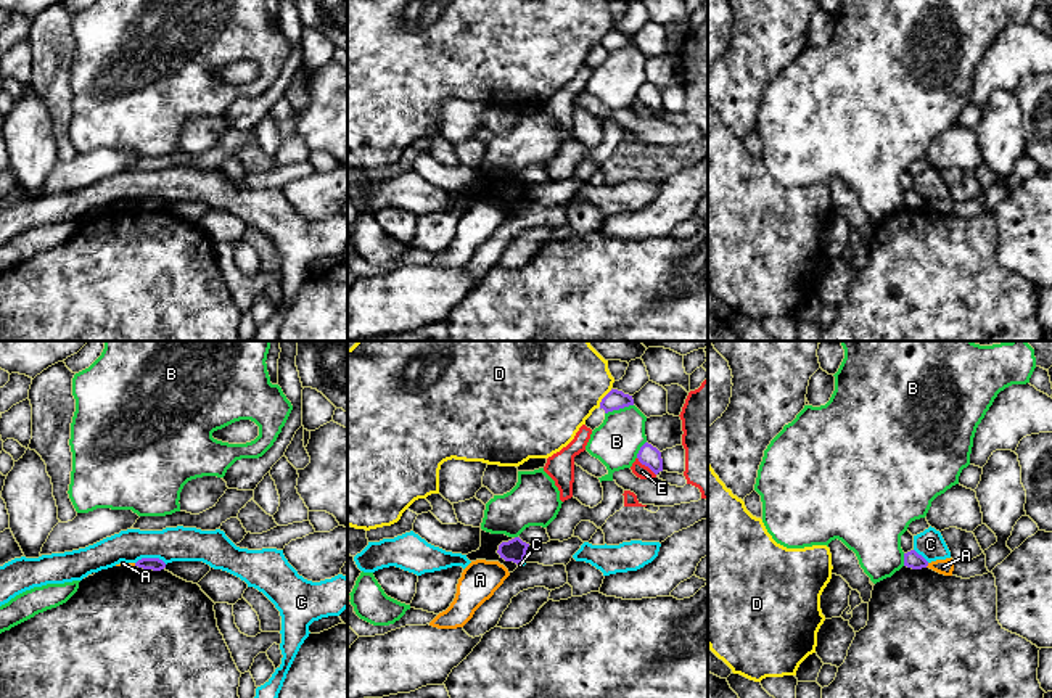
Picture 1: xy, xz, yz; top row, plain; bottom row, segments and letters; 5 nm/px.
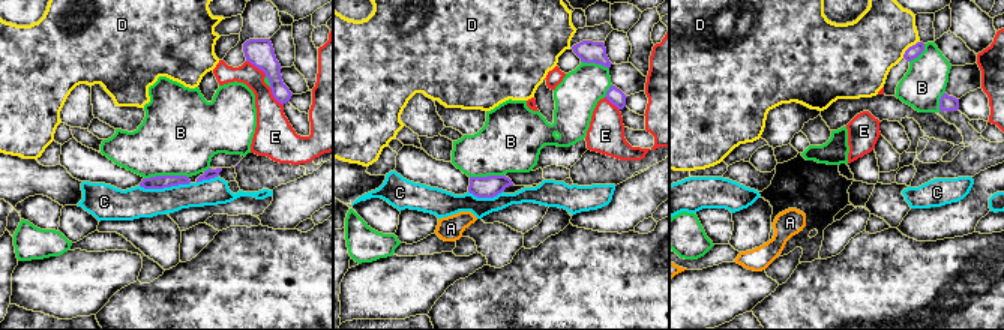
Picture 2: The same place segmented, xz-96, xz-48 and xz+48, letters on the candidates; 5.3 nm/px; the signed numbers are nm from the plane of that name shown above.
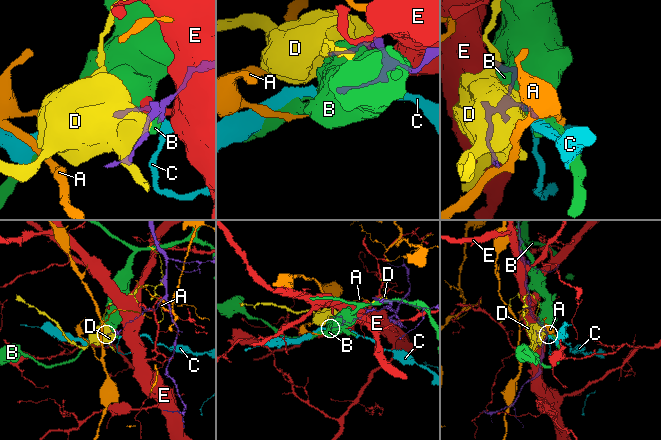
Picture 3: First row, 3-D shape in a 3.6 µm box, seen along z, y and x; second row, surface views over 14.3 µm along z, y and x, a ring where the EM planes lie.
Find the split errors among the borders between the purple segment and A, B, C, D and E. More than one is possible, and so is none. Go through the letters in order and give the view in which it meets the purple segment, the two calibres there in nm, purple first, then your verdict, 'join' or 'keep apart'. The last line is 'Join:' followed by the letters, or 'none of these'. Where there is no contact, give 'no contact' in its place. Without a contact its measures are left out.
A: yz | 80/80 nm | keep apart
B: xz | 100/240 nm | keep apart
C: xy | 60/180 nm | keep apart
D: xz | 100/380 nm | keep apart
E: xz | 110/70 nm | keep apart
Join: none of these

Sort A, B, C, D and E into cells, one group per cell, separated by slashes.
A / B / C / D / E

